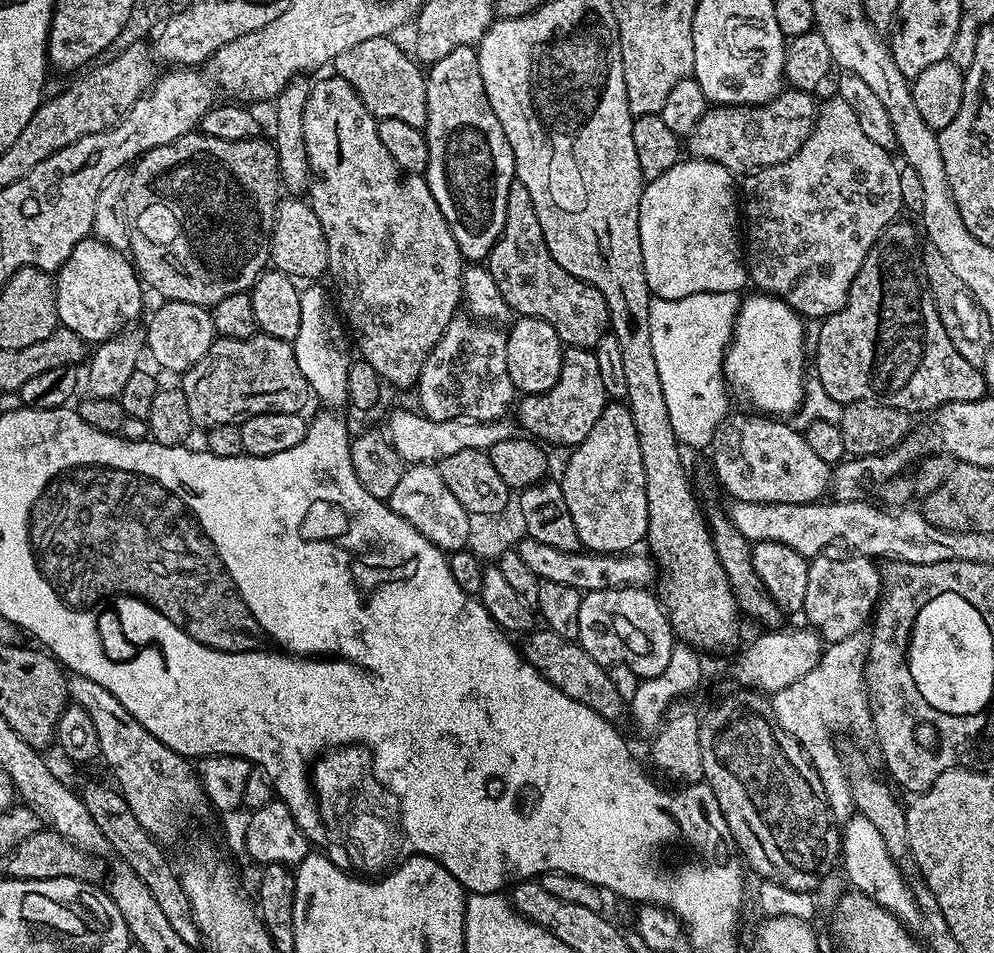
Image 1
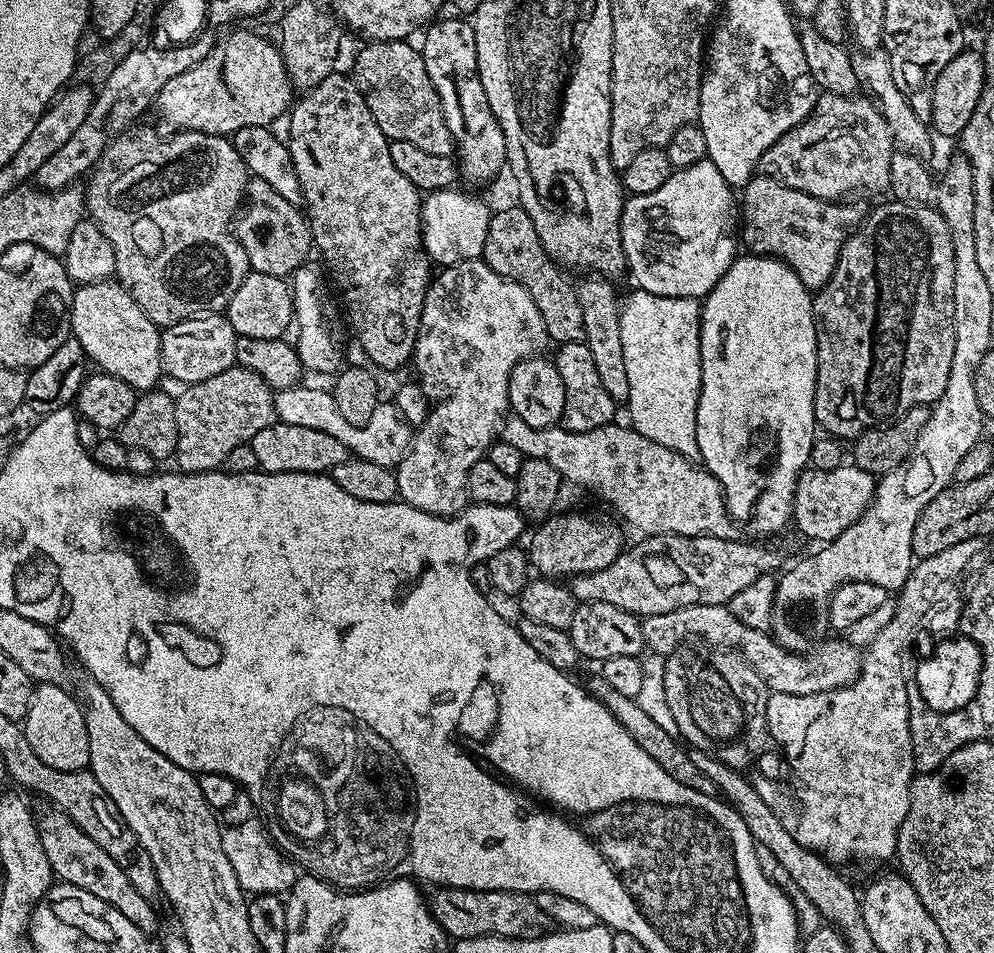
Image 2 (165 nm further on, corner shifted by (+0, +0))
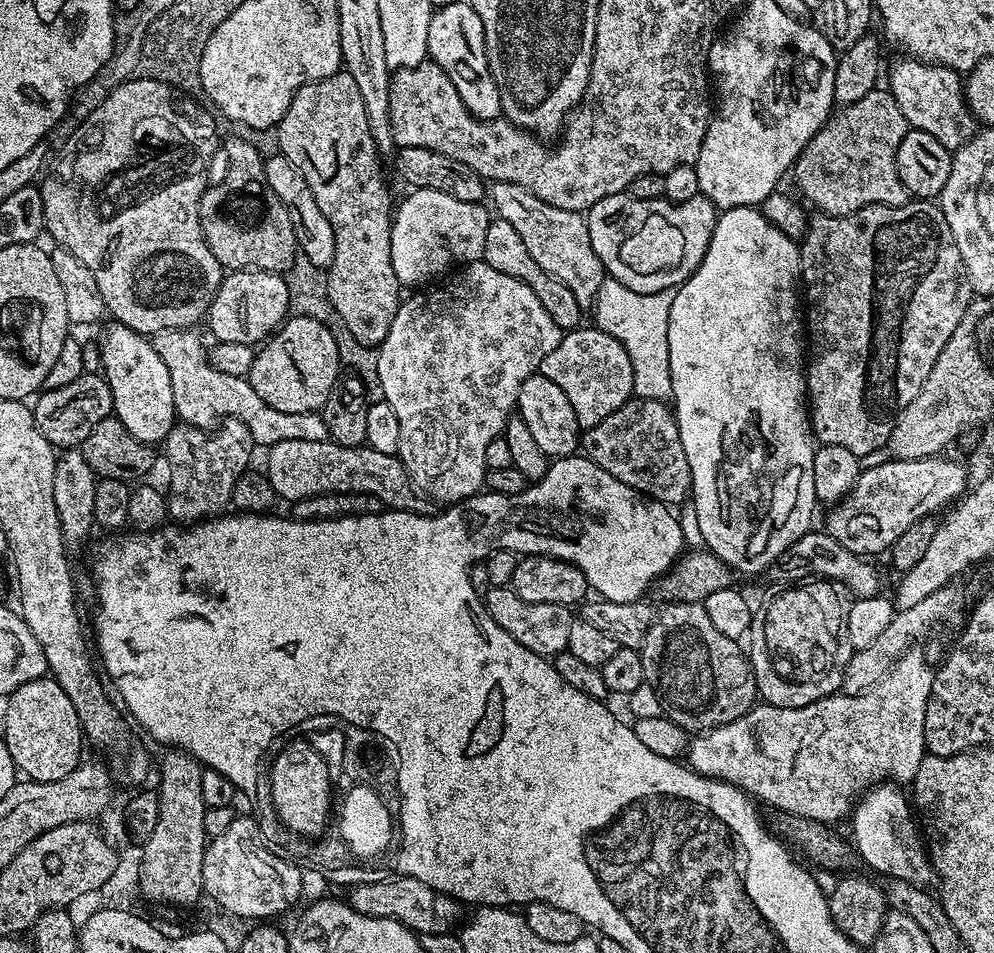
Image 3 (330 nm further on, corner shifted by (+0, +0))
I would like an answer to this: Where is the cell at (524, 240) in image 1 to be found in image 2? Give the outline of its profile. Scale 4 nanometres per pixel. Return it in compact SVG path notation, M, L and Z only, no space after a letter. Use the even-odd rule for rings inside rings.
M513 206L492 212L482 259L494 274L502 274L508 280L518 282L526 294L534 298L534 306L538 306L538 314L542 314L542 322L546 322L549 341L576 345L583 341L582 306L578 306L573 281L568 281L556 261L548 257L538 238L538 230L534 230L534 222L530 222L530 214L526 214L524 208Z

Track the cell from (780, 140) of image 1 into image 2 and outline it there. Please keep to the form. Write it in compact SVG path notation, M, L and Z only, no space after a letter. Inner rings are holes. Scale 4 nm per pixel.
M820 92L807 118L782 134L782 138L778 138L778 142L774 142L774 146L770 146L770 150L762 154L762 158L756 163L756 172L777 180L787 188L802 190L802 194L840 202L851 197L848 195L859 188L869 188L872 192L885 191L890 182L890 158L893 151L894 141L890 126L886 126L886 118L882 118L882 114L867 95L843 96Z

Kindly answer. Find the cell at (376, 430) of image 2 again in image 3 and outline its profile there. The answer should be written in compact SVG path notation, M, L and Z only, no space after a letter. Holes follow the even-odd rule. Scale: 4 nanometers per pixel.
M175 328L158 332L154 337L156 353L160 355L162 362L166 362L166 370L170 370L170 382L174 386L174 406L177 417L183 423L208 430L225 418L240 420L250 430L253 441L257 445L264 444L263 446L286 442L290 438L302 438L306 442L329 439L323 415L315 412L282 414L282 410L266 406L266 402L262 402L262 398L254 394L245 377L222 374L222 370L213 366L209 349L206 344L204 348L203 342L194 333L195 331L186 328Z

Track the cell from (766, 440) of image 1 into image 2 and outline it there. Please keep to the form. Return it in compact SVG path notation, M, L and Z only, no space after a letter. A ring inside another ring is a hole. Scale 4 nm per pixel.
M843 462L836 469L807 467L801 472L794 490L792 520L808 540L831 542L865 512L876 492L877 477L862 470L854 462Z

